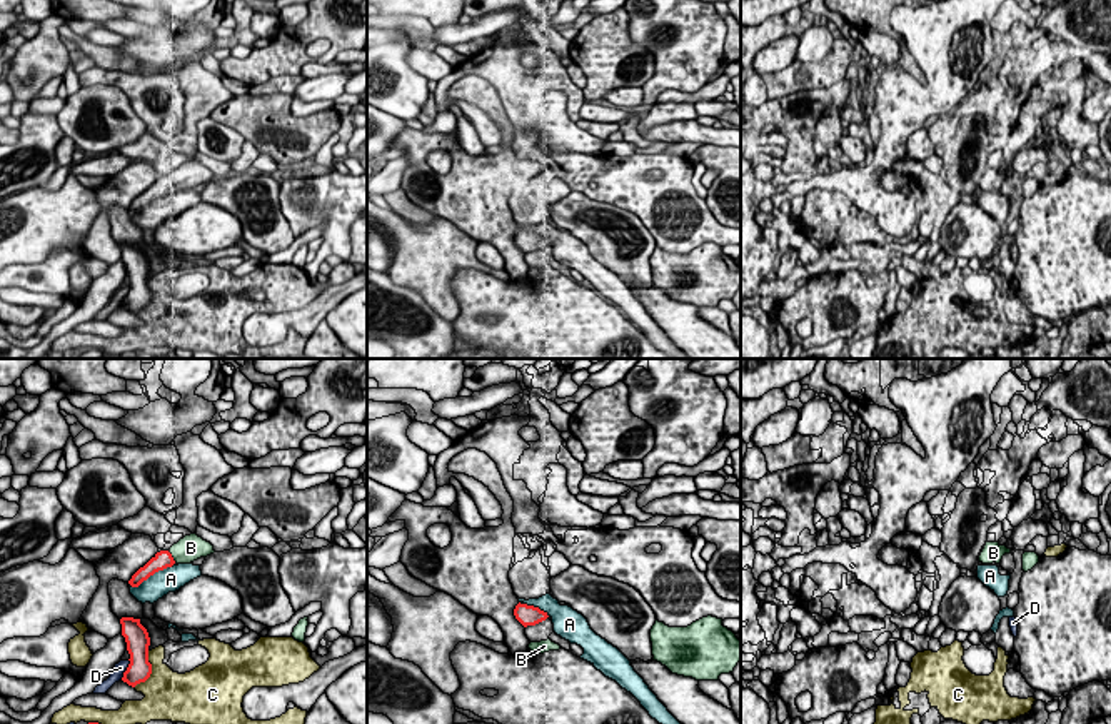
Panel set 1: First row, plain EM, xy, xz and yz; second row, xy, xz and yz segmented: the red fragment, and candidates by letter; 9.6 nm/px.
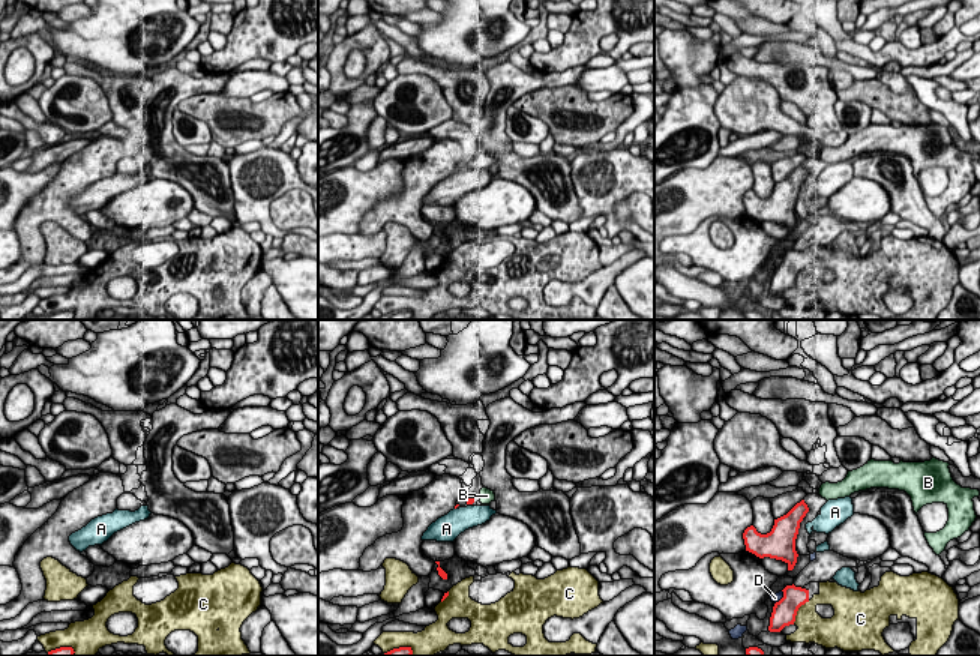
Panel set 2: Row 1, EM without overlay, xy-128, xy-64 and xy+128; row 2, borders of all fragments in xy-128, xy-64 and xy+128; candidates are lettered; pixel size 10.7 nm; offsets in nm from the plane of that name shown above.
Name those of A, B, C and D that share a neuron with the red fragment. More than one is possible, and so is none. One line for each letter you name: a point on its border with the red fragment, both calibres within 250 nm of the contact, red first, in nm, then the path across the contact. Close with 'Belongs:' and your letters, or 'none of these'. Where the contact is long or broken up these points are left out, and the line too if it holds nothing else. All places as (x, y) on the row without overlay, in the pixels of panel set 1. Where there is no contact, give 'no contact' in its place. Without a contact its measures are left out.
B: contact xy (172, 184); calibres 170 and 240 nm
Belongs: B

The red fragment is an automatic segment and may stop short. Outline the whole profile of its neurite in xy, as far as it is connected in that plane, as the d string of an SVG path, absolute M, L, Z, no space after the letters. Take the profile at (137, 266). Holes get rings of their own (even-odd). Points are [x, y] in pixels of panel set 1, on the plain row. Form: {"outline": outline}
{"outline": "M122 244L120 250L130 280L130 290L123 299L122 307L135 314L140 309L145 309L152 300L152 290L148 289L150 264L147 255L140 250L140 245Z"}

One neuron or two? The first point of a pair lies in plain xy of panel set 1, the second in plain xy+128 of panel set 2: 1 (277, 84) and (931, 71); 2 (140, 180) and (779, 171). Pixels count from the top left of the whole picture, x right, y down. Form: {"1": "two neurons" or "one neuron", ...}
{"1": "one neuron", "2": "one neuron"}

